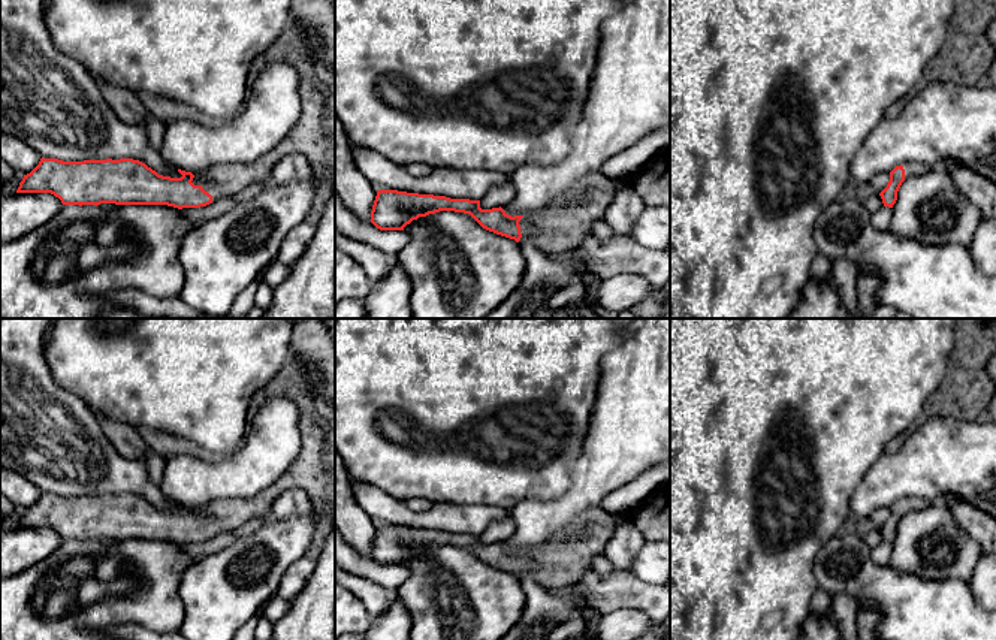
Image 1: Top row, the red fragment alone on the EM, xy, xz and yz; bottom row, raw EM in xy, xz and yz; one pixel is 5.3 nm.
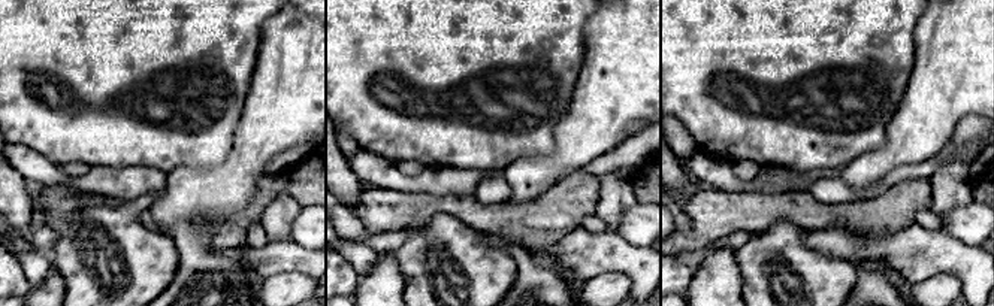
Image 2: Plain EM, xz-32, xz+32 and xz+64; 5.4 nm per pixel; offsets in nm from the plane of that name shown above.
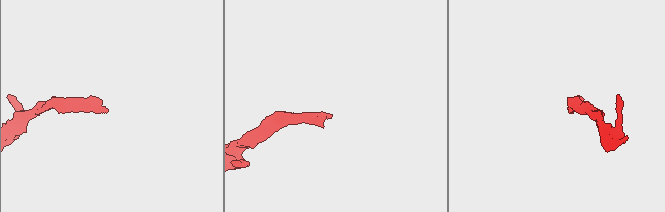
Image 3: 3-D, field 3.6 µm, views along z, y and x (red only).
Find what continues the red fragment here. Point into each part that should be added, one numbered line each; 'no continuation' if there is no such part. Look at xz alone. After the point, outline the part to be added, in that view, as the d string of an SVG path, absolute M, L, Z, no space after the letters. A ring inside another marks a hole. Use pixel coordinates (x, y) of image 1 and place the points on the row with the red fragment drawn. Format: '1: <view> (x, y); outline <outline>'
1: xz (560, 228); outline M601 173L582 181L586 191L580 202L564 196L558 203L531 211L519 221L522 236L529 236L538 247L553 254L573 250L597 220L601 220L613 202L615 179Z

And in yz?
1: yz (911, 168); outline M905 161L902 166L905 169L905 179L911 176L920 176L929 170L929 166L920 161Z

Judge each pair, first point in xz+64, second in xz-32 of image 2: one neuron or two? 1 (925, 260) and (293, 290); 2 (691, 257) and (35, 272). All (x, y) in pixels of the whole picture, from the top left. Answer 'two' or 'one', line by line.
1: two
2: one

